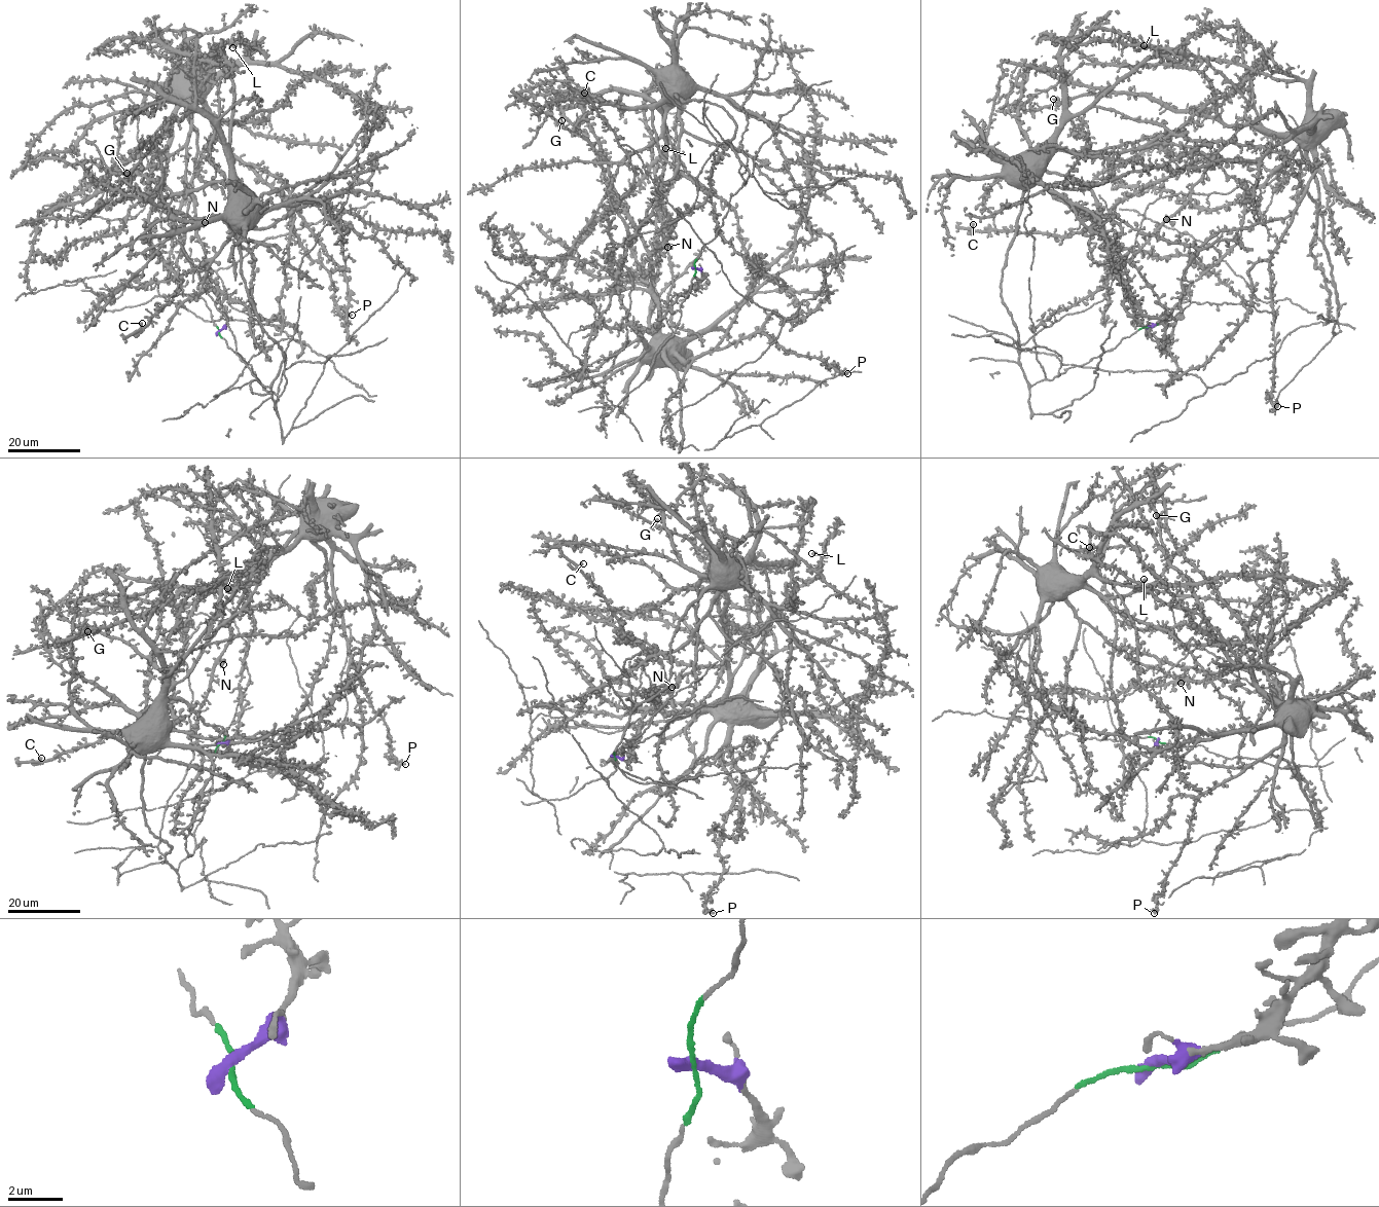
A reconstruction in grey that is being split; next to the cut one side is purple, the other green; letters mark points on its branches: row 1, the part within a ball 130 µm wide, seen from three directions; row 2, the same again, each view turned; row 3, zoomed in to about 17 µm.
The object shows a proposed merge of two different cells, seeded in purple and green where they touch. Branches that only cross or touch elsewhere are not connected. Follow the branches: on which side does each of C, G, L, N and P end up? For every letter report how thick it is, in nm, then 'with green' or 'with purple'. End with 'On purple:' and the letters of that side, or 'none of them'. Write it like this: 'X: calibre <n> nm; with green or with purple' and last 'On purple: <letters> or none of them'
C: calibre 360 nm; with purple
G: calibre 280 nm; with purple
L: calibre 550 nm; with purple
N: calibre 500 nm; with purple
P: calibre 240 nm; with purple
On purple: C, G, L, N, P

